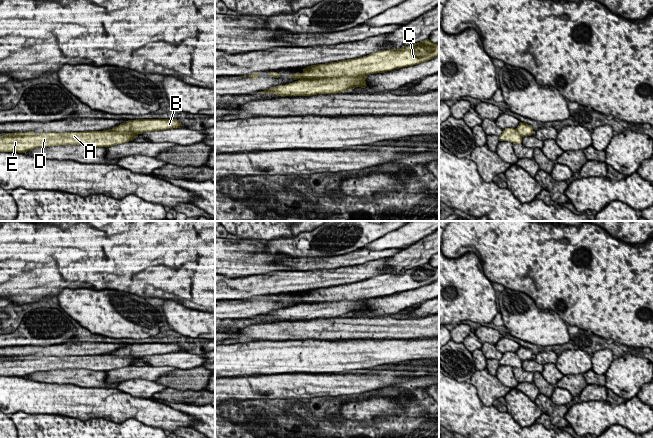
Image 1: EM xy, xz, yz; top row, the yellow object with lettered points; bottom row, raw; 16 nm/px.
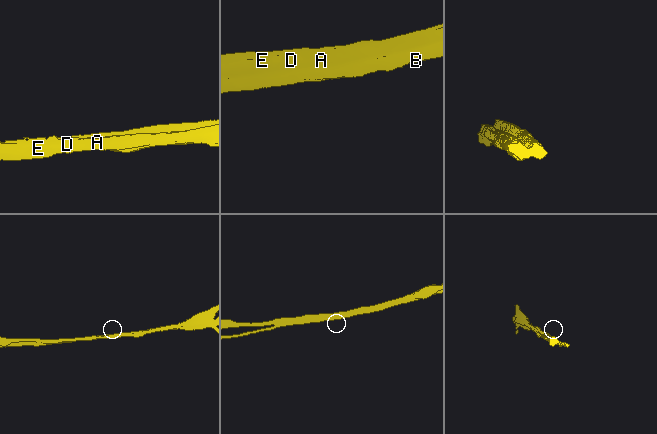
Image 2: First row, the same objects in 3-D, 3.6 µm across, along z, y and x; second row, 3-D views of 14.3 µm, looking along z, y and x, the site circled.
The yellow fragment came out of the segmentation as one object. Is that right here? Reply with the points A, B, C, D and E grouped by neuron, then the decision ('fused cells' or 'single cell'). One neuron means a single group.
groups A C D E / B; fused cells

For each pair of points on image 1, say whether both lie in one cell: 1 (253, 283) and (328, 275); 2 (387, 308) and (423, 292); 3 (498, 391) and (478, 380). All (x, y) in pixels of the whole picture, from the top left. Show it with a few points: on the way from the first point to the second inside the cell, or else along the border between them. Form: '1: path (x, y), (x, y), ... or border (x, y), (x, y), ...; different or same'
1: path (272, 283), (278, 281), (309, 280); same
2: path (396, 302), (414, 296); same
3: path (493, 389), (483, 381); same

